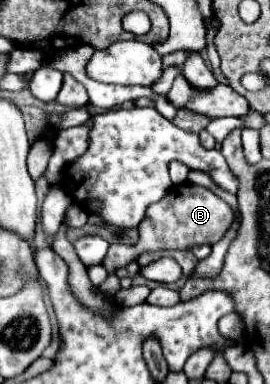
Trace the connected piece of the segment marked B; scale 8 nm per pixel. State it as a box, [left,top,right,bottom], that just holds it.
[103,182,233,274]

